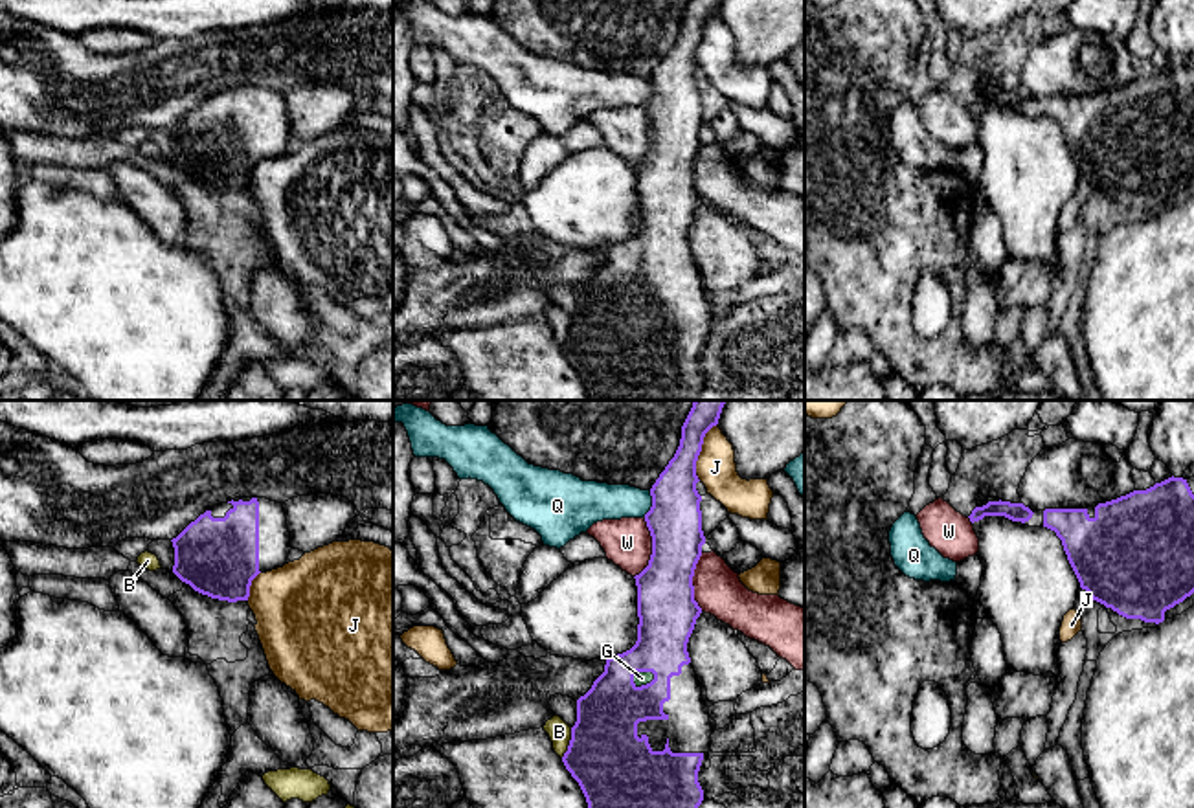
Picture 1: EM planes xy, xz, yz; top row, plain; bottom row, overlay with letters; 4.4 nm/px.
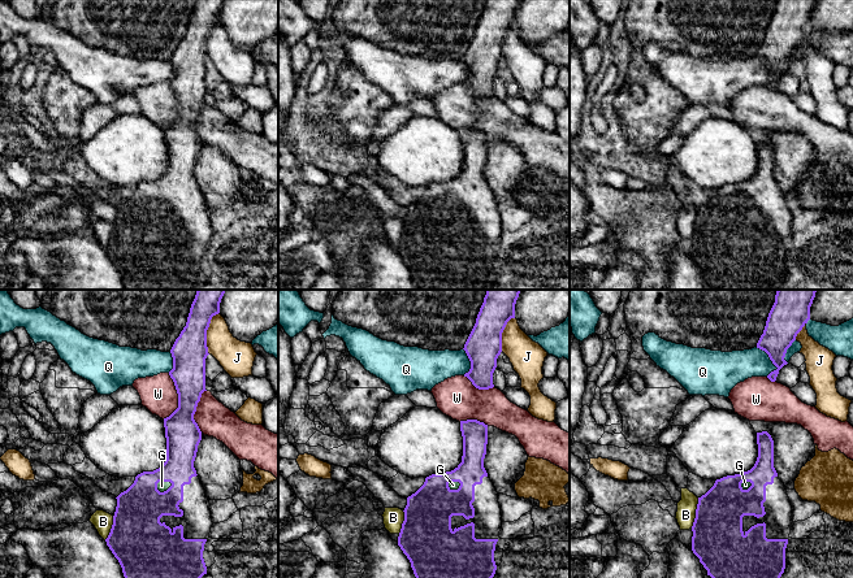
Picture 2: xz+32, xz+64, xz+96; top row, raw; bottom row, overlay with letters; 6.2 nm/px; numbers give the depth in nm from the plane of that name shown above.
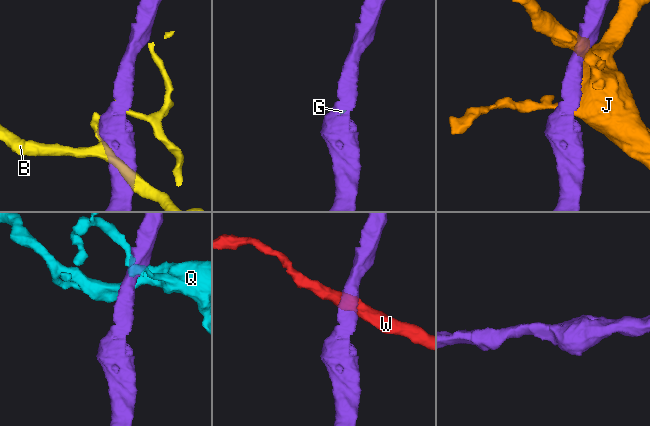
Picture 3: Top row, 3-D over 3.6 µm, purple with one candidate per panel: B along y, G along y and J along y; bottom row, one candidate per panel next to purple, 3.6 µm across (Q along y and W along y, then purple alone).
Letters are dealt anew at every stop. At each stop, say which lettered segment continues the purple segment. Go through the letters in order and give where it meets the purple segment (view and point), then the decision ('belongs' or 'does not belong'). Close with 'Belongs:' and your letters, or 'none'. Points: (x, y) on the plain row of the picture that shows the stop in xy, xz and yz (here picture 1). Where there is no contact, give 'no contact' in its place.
B: meets purple in xz at (570, 331); does not belong
G: meets purple in xz at (642, 259); belongs
J: meets purple in xz at (700, 39); does not belong
Q: meets purple in xz at (653, 92); does not belong
W: meets purple in xz at (653, 136); does not belong
Belongs: G

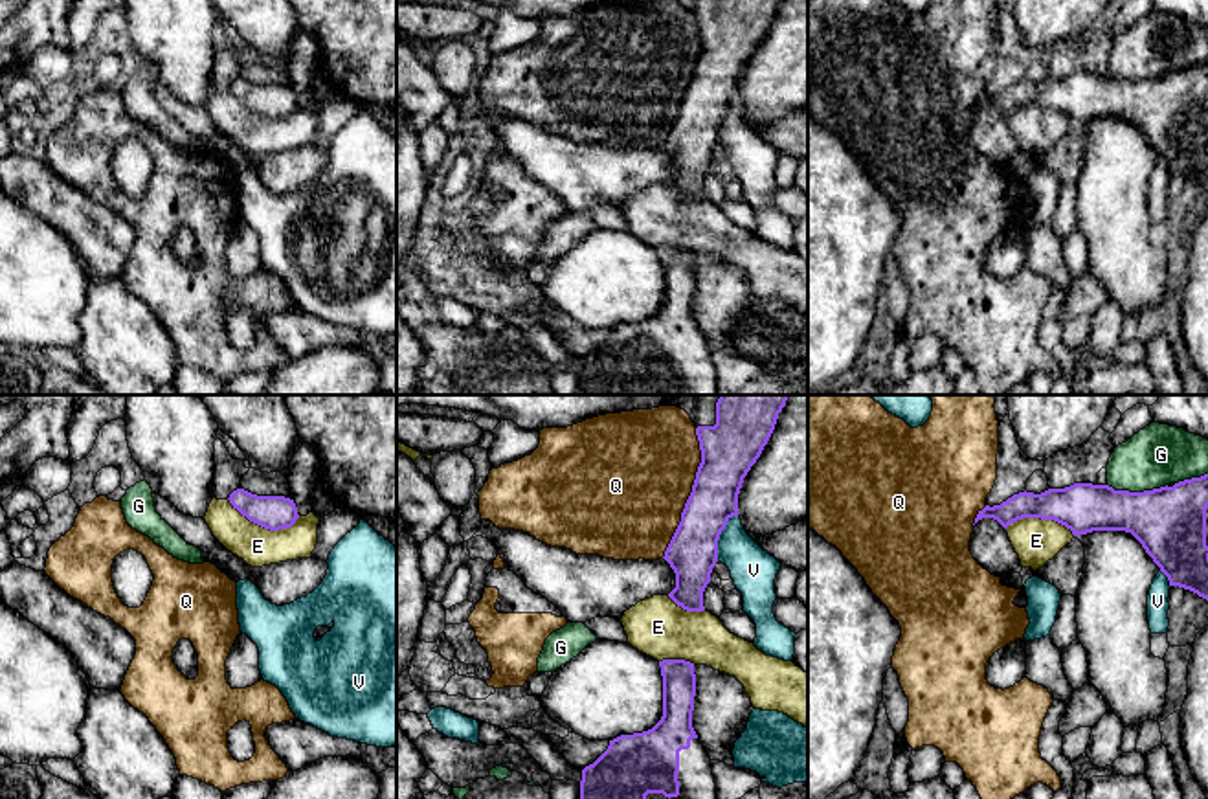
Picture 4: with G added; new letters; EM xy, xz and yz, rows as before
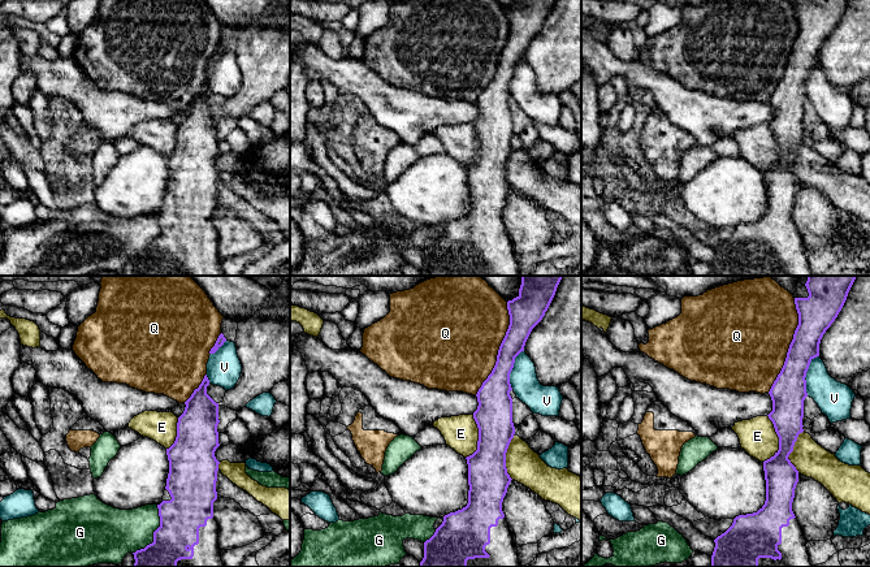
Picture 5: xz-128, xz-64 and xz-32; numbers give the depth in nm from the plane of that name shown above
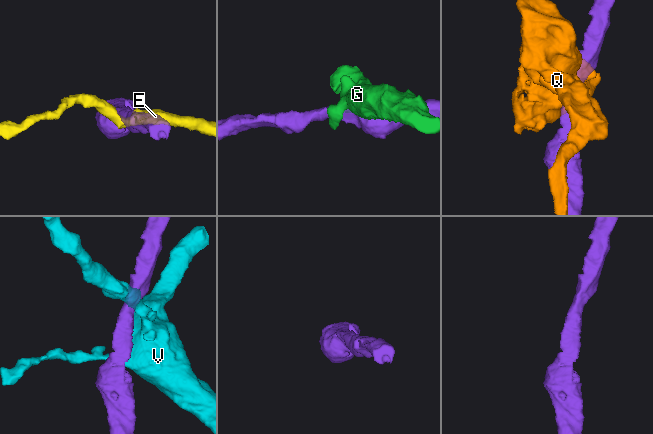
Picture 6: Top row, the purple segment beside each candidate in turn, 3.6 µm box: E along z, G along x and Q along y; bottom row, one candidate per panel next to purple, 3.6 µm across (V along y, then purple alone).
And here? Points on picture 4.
E: meets purple in xy at (263, 114); does not belong
G: meets purple in yz at (1137, 81); does not belong
Q: meets purple in xz at (691, 81); does not belong
V: meets purple in xz at (720, 122); does not belong
Belongs: none

